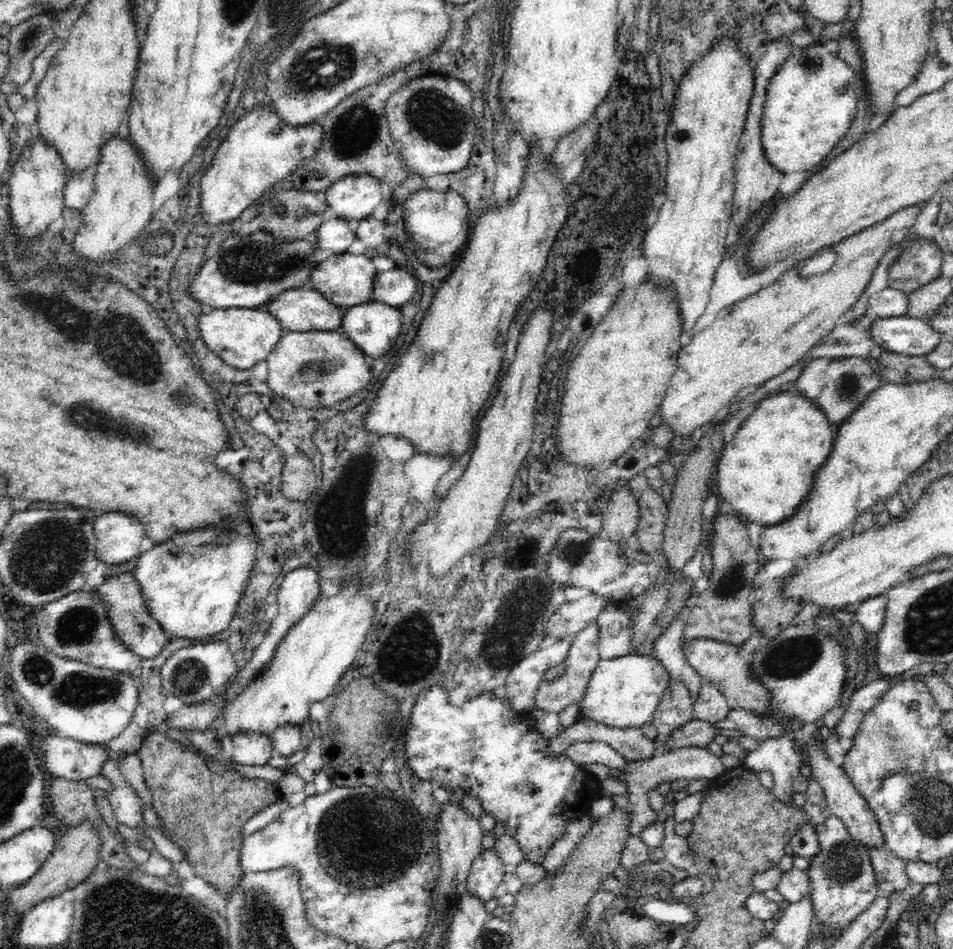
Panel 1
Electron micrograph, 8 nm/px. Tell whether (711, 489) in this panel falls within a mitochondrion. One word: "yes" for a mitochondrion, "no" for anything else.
no

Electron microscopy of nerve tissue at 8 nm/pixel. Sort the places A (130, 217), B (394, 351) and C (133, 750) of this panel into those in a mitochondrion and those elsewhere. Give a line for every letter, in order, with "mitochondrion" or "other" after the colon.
A: other
B: other
C: other

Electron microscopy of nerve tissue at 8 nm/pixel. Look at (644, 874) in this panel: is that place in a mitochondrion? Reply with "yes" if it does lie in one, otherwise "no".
yes

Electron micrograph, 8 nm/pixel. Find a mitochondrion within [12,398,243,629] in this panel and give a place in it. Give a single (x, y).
(94, 421)

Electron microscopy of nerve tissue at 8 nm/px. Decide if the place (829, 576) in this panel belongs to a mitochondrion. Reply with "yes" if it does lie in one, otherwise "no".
no

